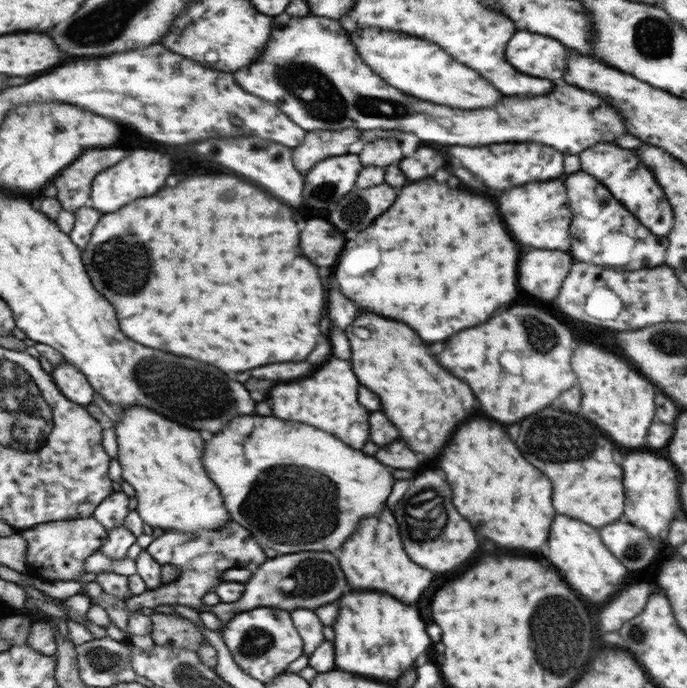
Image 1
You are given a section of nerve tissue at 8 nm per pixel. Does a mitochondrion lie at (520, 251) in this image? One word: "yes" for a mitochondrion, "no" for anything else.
no

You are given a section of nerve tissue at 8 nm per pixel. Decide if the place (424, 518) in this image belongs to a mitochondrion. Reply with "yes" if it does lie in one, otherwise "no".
yes

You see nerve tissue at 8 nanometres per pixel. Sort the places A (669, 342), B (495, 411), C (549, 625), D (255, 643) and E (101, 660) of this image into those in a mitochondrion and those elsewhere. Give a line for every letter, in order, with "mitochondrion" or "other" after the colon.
A: mitochondrion
B: other
C: mitochondrion
D: mitochondrion
E: mitochondrion

